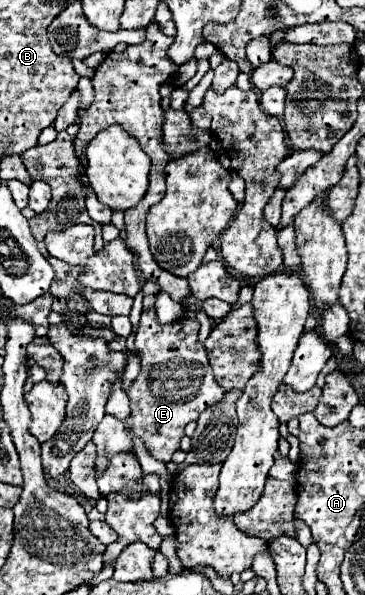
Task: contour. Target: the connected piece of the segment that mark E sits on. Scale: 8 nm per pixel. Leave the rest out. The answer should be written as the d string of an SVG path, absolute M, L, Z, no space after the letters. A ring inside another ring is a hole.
M154 308L152 310L144 310L142 312L142 318L140 318L140 326L138 326L138 332L136 332L136 348L138 348L138 354L142 358L142 370L138 374L138 378L130 384L130 388L126 390L126 394L130 396L130 406L132 406L132 412L126 420L118 420L116 416L112 414L106 414L104 420L98 424L96 432L94 432L94 438L92 442L96 444L96 472L102 474L110 462L110 458L114 454L120 454L120 452L132 452L134 450L134 436L140 436L140 440L144 442L146 450L160 462L170 462L172 454L180 448L180 440L184 436L184 426L192 420L198 420L200 412L208 406L212 406L214 402L222 400L224 398L224 390L222 386L218 386L218 382L214 382L214 374L212 374L212 366L208 362L208 354L204 350L204 346L198 342L198 328L200 324L196 320L188 320L188 318L182 318L182 320L176 320L168 326L162 326L158 324L156 320L156 314L154 314ZM180 366L190 366L186 368L186 372L178 374L178 370L182 370Z

